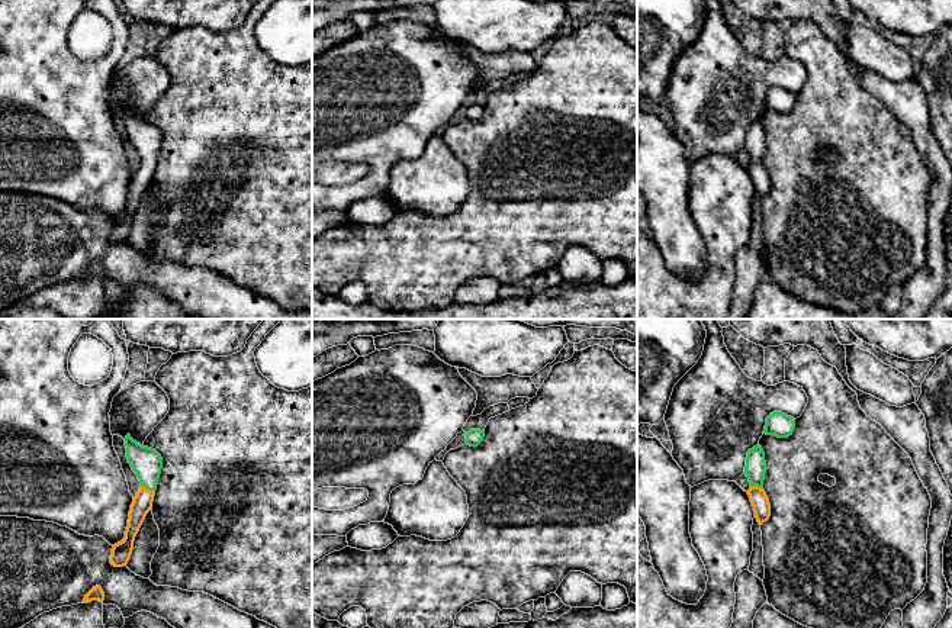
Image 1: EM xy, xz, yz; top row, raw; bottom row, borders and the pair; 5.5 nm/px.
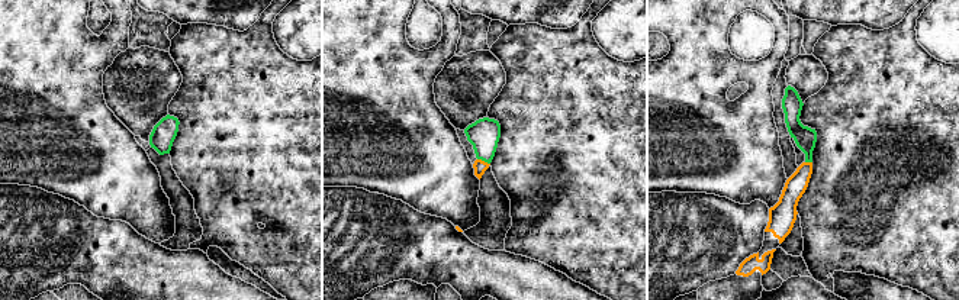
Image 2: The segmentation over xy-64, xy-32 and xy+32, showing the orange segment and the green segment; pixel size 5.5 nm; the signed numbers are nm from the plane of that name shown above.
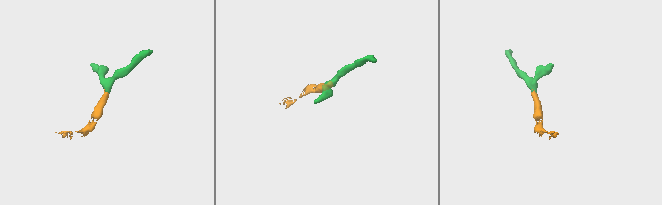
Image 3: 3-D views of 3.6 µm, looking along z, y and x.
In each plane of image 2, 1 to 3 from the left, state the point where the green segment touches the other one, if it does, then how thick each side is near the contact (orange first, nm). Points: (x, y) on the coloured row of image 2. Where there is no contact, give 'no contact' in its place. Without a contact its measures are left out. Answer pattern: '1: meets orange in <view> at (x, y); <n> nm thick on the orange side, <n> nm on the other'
1: no contact
2: meets orange in xy-32 at (483, 161); 70 nm thick on the orange side, 170 nm on the other
3: meets orange in xy+32 at (808, 163); 120 nm thick on the orange side, 120 nm on the other

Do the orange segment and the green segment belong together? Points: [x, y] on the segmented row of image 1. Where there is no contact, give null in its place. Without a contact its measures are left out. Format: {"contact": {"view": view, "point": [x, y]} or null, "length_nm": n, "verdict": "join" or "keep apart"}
{"contact": {"view": "xy", "point": [147, 489]}, "length_nm": 90, "verdict": "join"}

